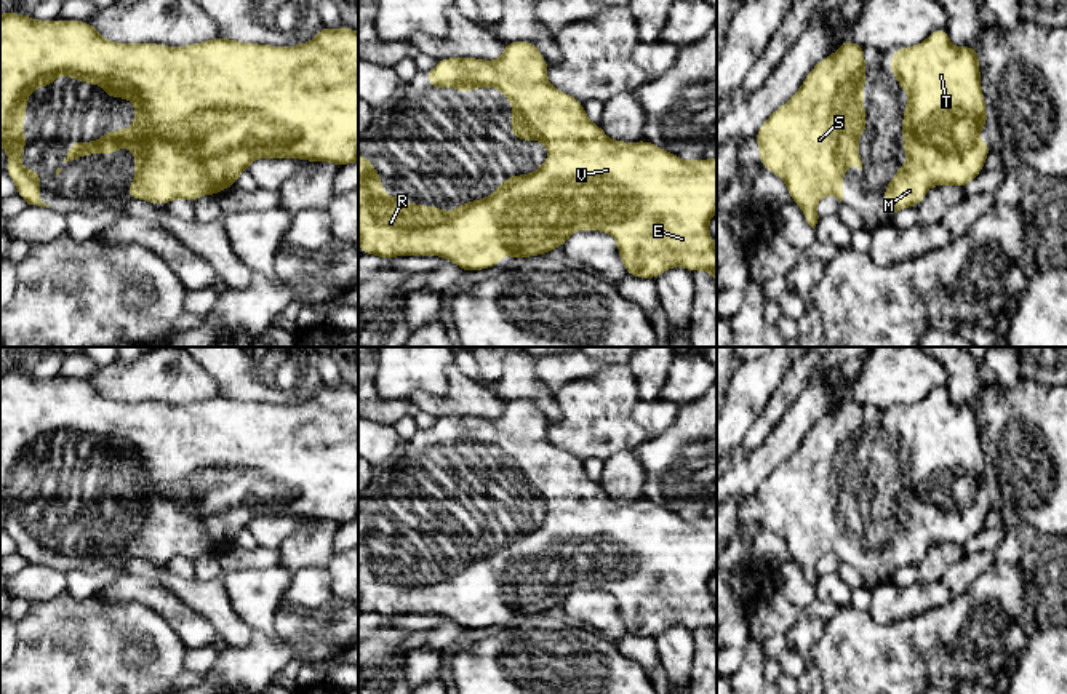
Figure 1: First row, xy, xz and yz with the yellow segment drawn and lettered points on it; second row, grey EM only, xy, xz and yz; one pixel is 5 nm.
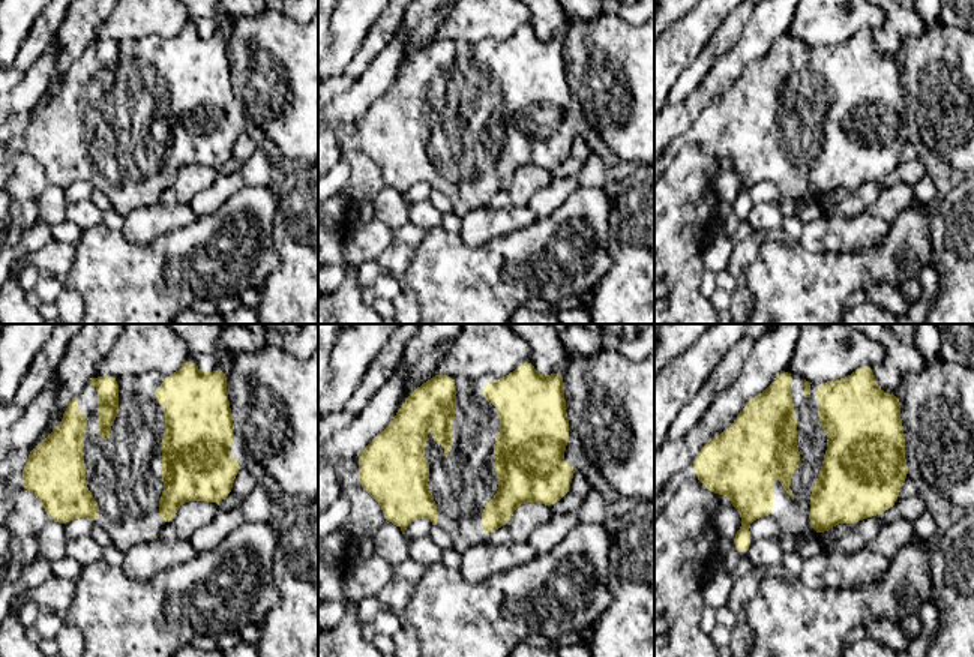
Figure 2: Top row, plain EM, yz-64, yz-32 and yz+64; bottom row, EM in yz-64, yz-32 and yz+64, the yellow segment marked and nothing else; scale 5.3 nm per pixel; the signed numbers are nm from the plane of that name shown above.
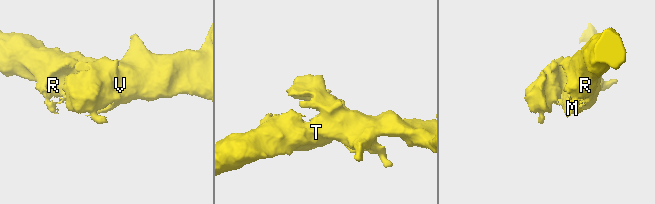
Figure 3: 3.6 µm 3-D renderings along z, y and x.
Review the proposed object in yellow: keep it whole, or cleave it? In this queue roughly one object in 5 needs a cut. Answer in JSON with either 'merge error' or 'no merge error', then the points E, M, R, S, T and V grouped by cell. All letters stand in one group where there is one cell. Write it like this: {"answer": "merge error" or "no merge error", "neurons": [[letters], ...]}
{"answer": "no merge error", "neurons": [["E", "M", "R", "S", "T", "V"]]}

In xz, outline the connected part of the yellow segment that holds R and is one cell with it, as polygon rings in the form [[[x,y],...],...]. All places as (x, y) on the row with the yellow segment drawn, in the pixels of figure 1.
[[[515,40],[506,43],[504,53],[496,61],[478,58],[446,58],[426,74],[432,88],[456,88],[470,93],[474,88],[499,88],[514,107],[510,131],[520,141],[541,141],[549,150],[549,158],[536,173],[507,176],[488,198],[466,201],[446,213],[435,205],[424,208],[419,203],[405,203],[395,195],[384,195],[381,181],[371,160],[358,157],[358,243],[362,254],[376,254],[384,261],[395,256],[442,256],[466,272],[498,267],[502,254],[515,261],[547,254],[577,230],[603,230],[617,241],[619,257],[627,275],[657,278],[662,272],[681,265],[691,273],[707,270],[717,283],[717,248],[709,233],[709,221],[717,211],[717,157],[685,162],[649,141],[611,141],[601,126],[593,125],[584,104],[576,98],[553,88],[547,80],[547,61],[531,42]]]

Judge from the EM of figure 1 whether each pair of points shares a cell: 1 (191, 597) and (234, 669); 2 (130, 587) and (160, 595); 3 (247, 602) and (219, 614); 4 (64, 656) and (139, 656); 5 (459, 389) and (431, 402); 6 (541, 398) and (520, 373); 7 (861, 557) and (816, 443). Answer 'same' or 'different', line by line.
1: different
2: same
3: different
4: same
5: same
6: same
7: same

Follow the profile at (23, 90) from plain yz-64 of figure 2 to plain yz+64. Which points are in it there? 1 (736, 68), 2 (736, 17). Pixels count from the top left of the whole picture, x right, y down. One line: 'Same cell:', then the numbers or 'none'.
Same cell: 1

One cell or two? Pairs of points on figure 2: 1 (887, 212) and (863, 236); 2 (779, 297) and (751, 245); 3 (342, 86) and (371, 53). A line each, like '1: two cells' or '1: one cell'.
1: two cells
2: two cells
3: two cells

